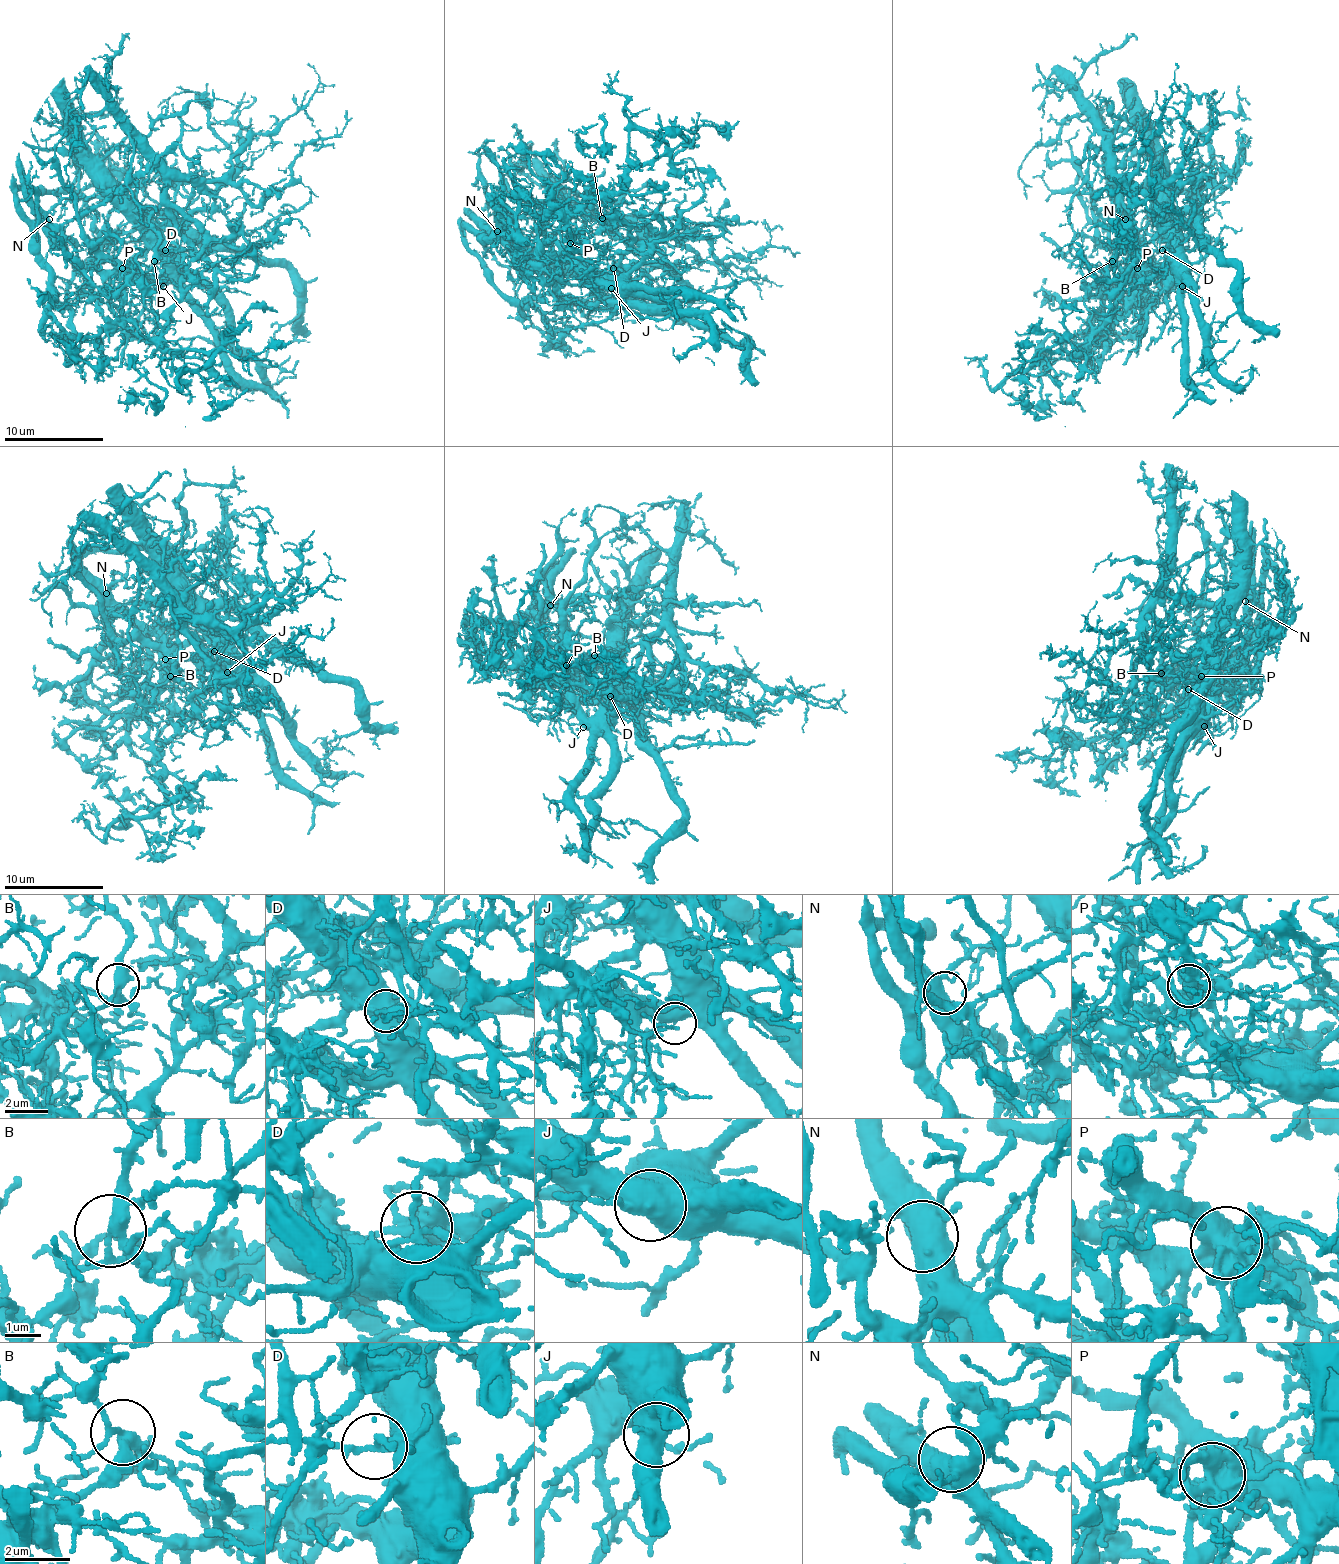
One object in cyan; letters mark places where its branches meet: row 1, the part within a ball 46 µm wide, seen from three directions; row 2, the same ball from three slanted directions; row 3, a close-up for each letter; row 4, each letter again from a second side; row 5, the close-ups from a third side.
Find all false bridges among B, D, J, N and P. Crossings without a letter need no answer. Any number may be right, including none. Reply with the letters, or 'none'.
B, D, P

